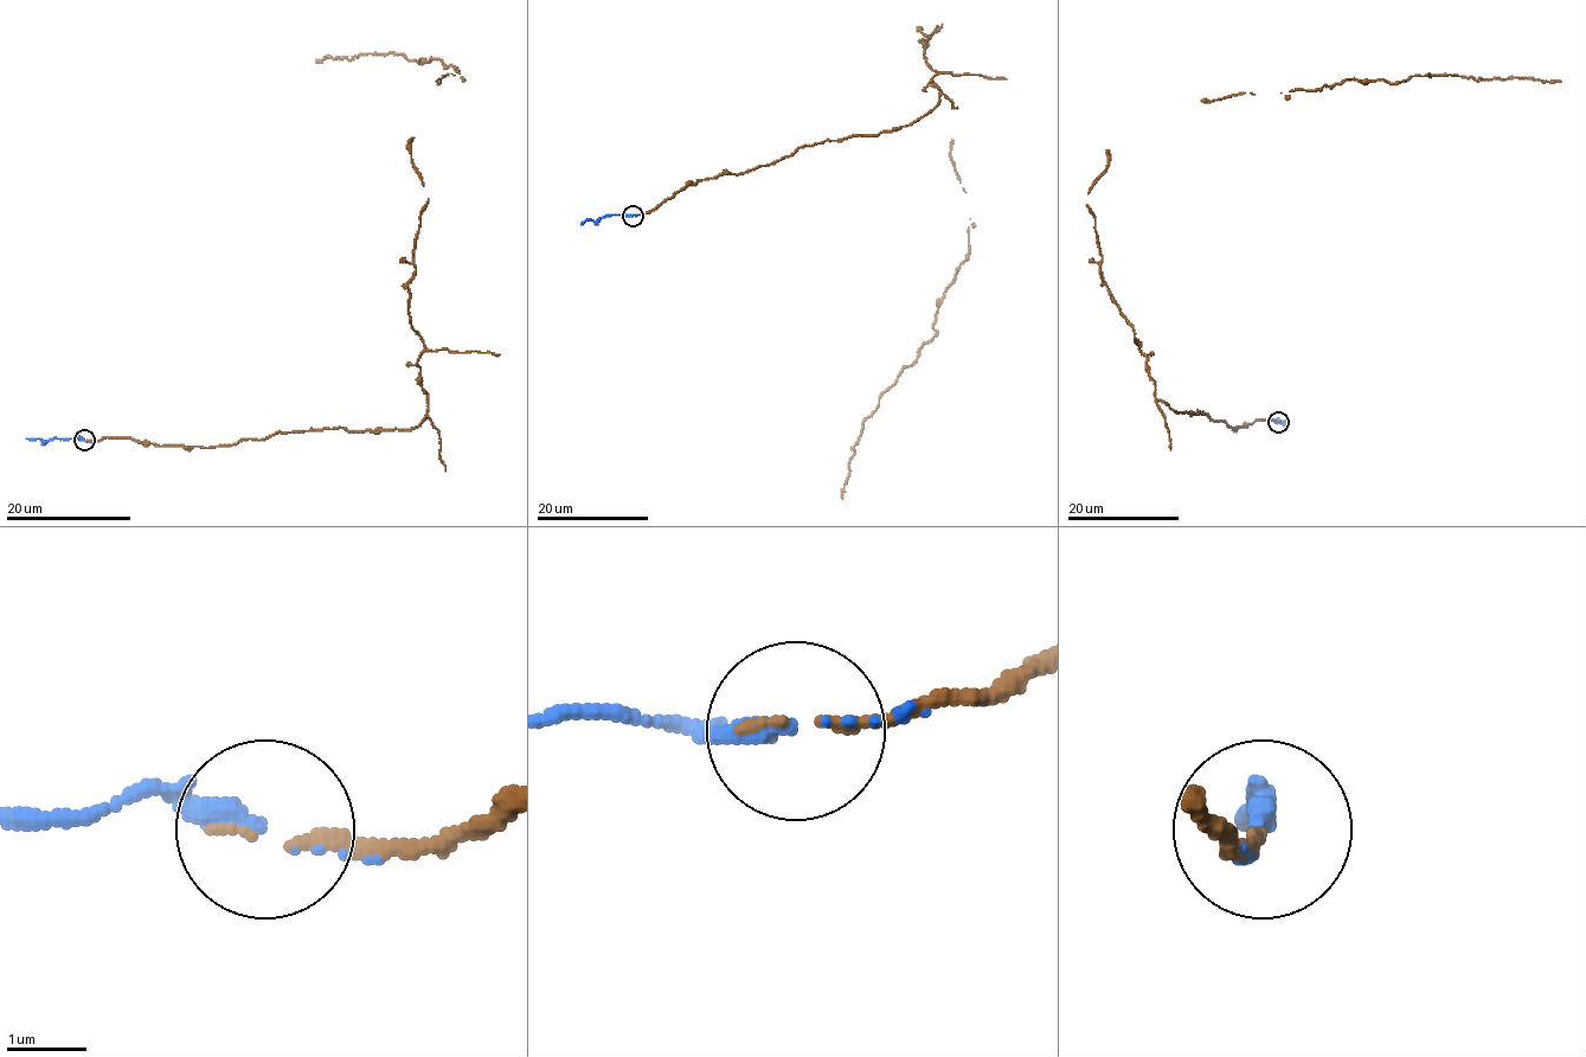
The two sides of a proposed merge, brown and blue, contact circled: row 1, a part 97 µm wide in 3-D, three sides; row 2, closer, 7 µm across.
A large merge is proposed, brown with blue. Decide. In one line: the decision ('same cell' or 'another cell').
same cell

